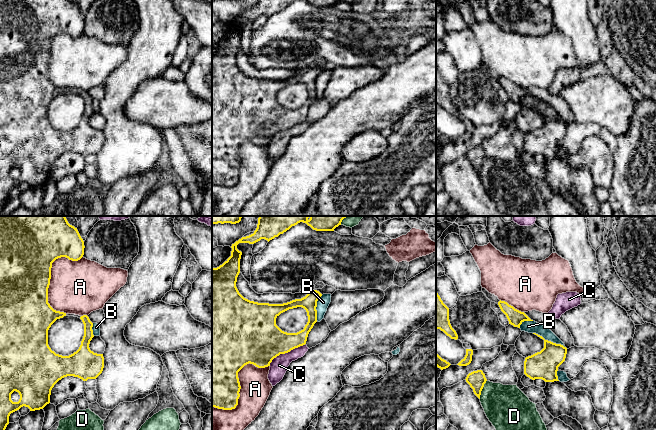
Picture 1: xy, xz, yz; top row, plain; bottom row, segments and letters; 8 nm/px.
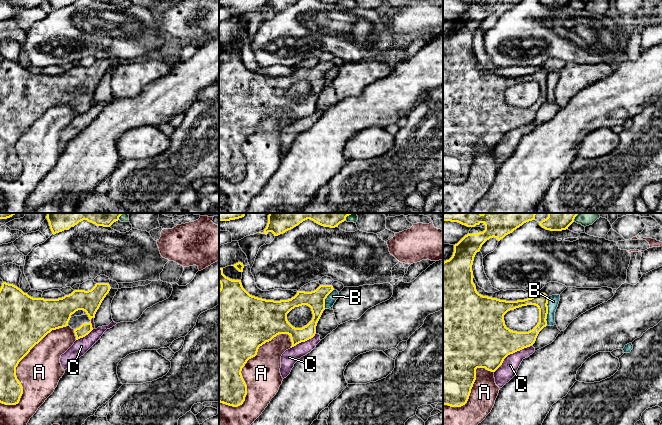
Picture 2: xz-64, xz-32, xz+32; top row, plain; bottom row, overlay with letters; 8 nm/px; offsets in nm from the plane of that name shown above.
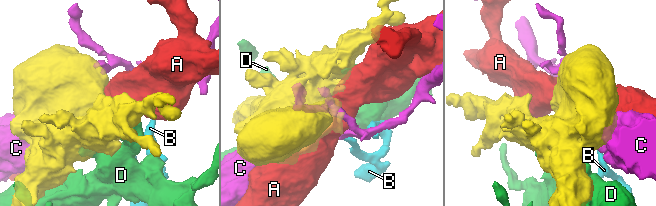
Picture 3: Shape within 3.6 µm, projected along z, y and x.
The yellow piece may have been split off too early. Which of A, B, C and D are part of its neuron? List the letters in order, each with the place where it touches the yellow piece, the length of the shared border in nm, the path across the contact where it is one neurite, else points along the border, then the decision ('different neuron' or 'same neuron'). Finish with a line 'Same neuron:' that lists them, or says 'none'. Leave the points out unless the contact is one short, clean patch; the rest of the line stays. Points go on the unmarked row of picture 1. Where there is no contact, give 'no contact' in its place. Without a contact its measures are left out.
A: meets yellow in xz at (240, 162); contact 550 nm long; different neuron
B: meets yellow in yz at (549, 117); contact 280 nm long; different neuron
C: meets yellow in xz at (286, 128); contact 340 nm long; different neuron
D: meets yellow in yz at (482, 164); contact 160 nm long; different neuron
Same neuron: none

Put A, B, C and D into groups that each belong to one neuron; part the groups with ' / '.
A / B / C / D

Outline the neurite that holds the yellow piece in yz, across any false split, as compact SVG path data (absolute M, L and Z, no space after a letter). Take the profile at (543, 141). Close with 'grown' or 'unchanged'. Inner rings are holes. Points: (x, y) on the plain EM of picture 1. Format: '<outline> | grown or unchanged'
M533 109L544 116L544 124L531 132L525 134L524 150L532 156L542 155L545 158L559 157L557 152L558 143L565 137L567 124L561 120L556 120L545 116L542 112Z | unchanged

